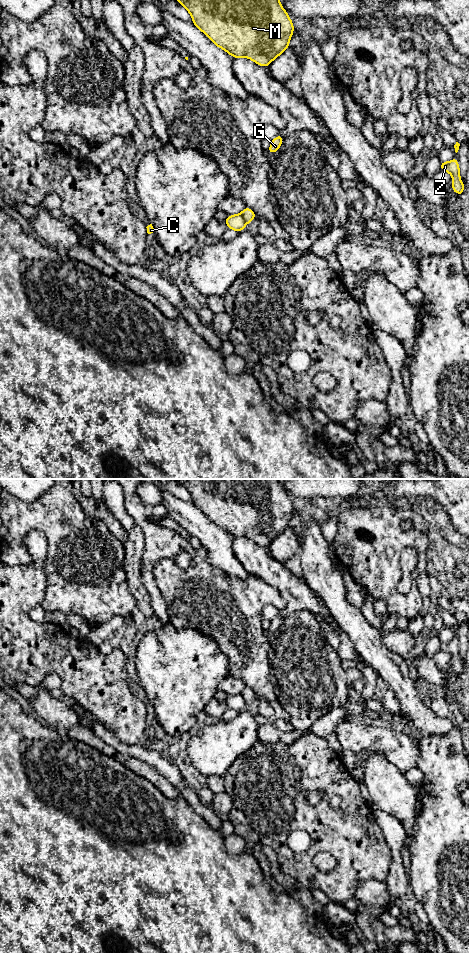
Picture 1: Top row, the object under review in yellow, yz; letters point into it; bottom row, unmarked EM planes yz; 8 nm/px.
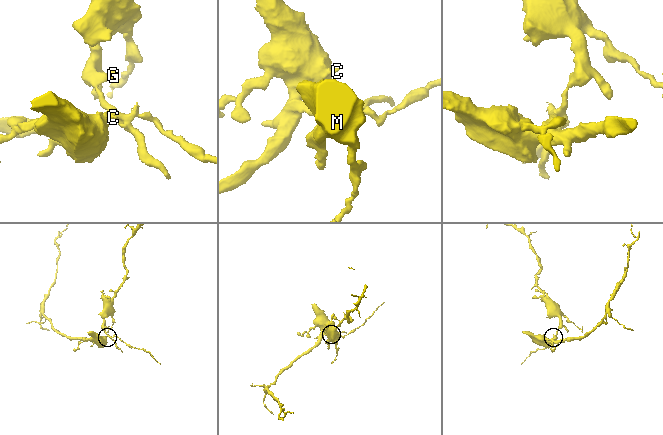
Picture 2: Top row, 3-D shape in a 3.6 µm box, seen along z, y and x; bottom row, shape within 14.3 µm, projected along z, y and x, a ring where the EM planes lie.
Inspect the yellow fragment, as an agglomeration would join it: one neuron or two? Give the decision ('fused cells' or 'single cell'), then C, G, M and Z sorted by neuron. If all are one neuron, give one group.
fused cells; groups C / G M Z

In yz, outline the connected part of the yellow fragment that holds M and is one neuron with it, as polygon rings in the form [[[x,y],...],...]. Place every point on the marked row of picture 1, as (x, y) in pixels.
[[[176,0],[192,17],[193,24],[209,37],[214,45],[234,59],[246,57],[262,67],[289,48],[294,25],[280,0]]]

